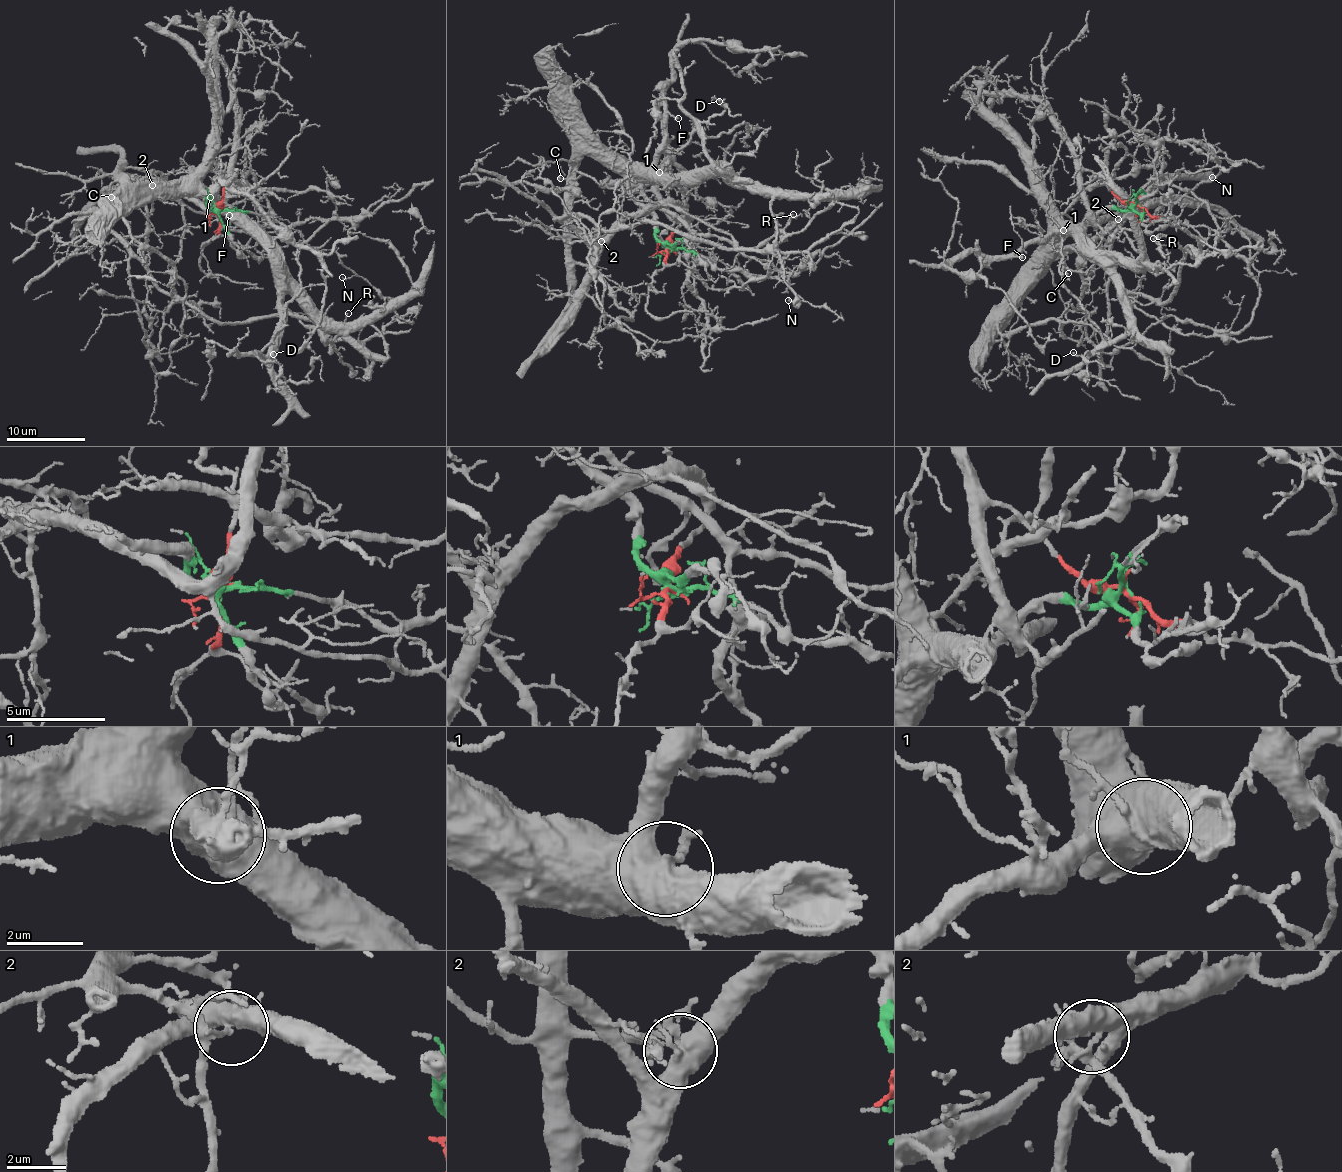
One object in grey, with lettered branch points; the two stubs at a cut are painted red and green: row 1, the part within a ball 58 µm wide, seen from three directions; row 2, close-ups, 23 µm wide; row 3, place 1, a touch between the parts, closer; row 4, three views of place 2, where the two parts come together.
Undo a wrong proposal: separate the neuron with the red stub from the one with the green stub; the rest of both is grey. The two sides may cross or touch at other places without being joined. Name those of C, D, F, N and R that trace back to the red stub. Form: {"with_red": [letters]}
{"with_red": ["N", "R"]}

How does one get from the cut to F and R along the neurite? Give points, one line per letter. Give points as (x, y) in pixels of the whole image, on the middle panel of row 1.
F: (668, 249), (629, 184), (658, 152), (669, 113), (679, 118)
R: (668, 249), (680, 201), (625, 213), (594, 247), (556, 218), (608, 230), (645, 221), (758, 251), (794, 214)

